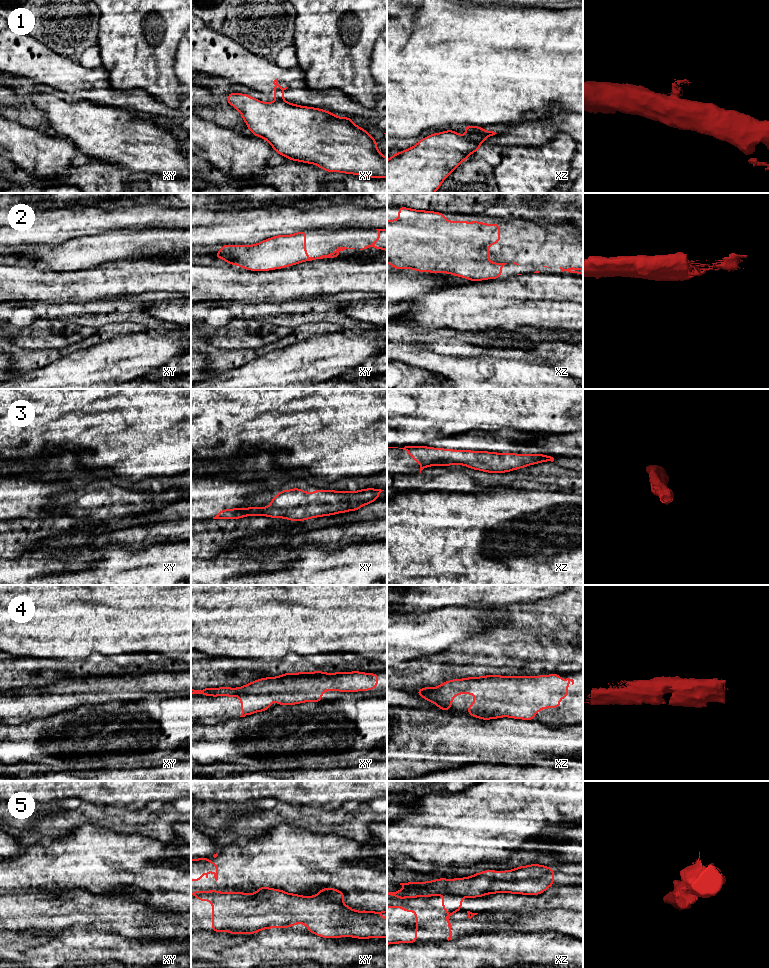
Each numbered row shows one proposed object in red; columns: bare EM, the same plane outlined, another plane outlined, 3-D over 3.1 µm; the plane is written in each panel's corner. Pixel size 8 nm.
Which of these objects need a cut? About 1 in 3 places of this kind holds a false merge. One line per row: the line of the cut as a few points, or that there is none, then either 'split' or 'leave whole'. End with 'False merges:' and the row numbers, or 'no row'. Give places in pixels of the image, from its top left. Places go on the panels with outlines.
1: cut in xy along (279, 100), (284, 101); split
2: no cut; leave whole
3: no cut; leave whole
4: no cut; leave whole
5: cut in xz along (442, 894), (459, 894), (462, 897); split
False merges: 1, 5

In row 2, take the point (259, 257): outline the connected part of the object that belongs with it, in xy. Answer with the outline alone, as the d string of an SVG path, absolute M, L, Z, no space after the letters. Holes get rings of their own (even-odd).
M306 230L293 235L281 234L254 245L221 245L220 247L221 250L214 254L215 258L251 271L282 269L315 259L334 258L341 251L355 249L338 247L328 255L309 257L306 254Z

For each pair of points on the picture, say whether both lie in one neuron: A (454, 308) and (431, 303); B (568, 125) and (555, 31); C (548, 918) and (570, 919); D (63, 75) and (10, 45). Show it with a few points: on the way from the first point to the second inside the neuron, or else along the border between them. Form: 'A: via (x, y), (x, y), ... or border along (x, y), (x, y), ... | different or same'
A: via (448, 308), (437, 307) | same
B: border along (572, 110), (554, 107), (543, 116) | different
C: via (553, 919), (565, 919) | same
D: via (50, 69), (23, 55) | same

